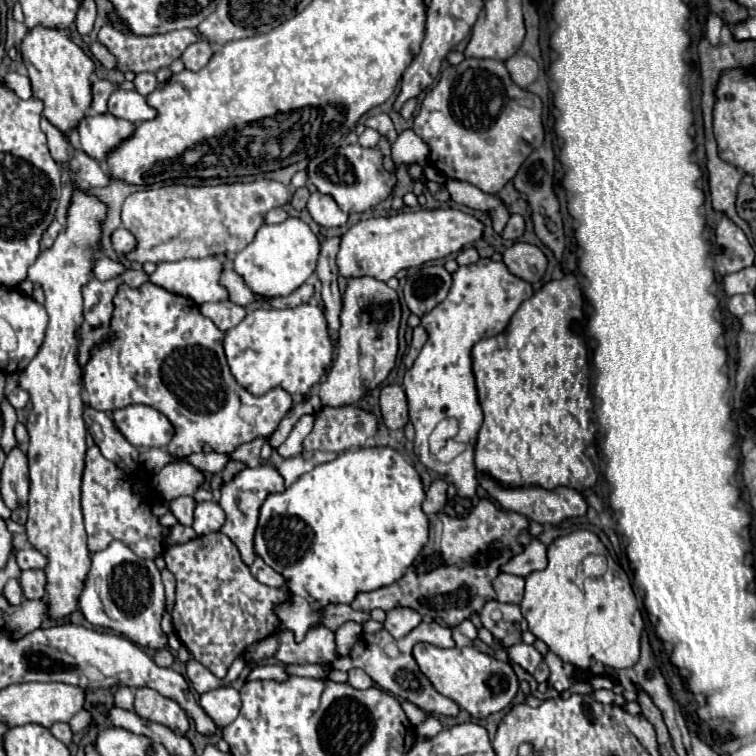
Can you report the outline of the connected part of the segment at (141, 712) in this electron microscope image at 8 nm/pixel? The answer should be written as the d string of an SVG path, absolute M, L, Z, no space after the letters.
M136 688L134 712L146 720L168 726L176 734L186 734L190 728L190 720L180 704L158 694L152 688Z

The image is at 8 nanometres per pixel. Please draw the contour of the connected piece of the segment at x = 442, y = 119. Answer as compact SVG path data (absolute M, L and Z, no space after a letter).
M468 58L458 66L450 66L442 72L440 82L426 94L422 106L414 118L414 132L428 144L428 162L446 178L456 178L474 184L486 194L496 196L518 172L522 162L544 140L542 128L542 102L536 94L518 88L504 62Z

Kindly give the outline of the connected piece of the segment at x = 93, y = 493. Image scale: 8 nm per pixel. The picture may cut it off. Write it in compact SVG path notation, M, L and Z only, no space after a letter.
M98 446L88 448L86 452L86 468L82 478L82 512L84 526L88 534L90 552L104 550L112 540L122 540L140 558L154 560L164 552L164 536L168 528L158 524L158 518L152 516L150 504L146 502L150 494L134 494L132 482L128 474L114 466L114 462L106 460Z

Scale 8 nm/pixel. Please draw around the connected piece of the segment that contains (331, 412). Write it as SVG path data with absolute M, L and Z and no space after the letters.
M324 406L318 414L316 414L316 420L314 420L314 428L312 432L306 436L304 440L304 448L302 448L302 456L306 460L310 460L310 456L316 452L316 450L322 450L322 452L344 452L344 450L350 450L350 448L360 448L366 444L368 438L376 436L378 432L378 418L368 412L368 410L362 410L362 408L356 408L356 406L338 406L338 408L332 408L332 406Z

